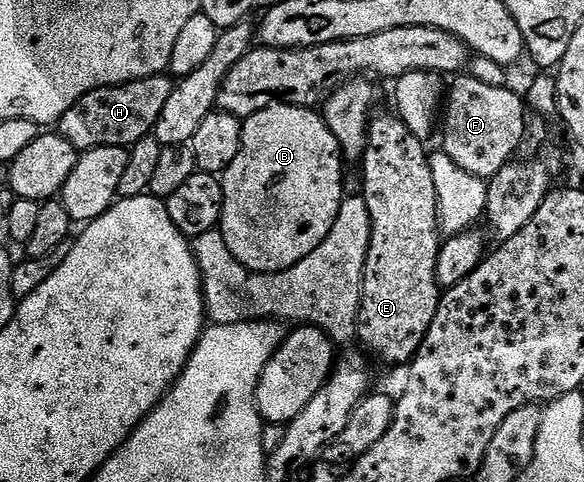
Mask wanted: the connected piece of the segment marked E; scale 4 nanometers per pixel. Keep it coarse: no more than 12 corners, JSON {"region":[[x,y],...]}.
{"region":[[370,117],[356,337],[404,367],[441,307],[430,151]]}

